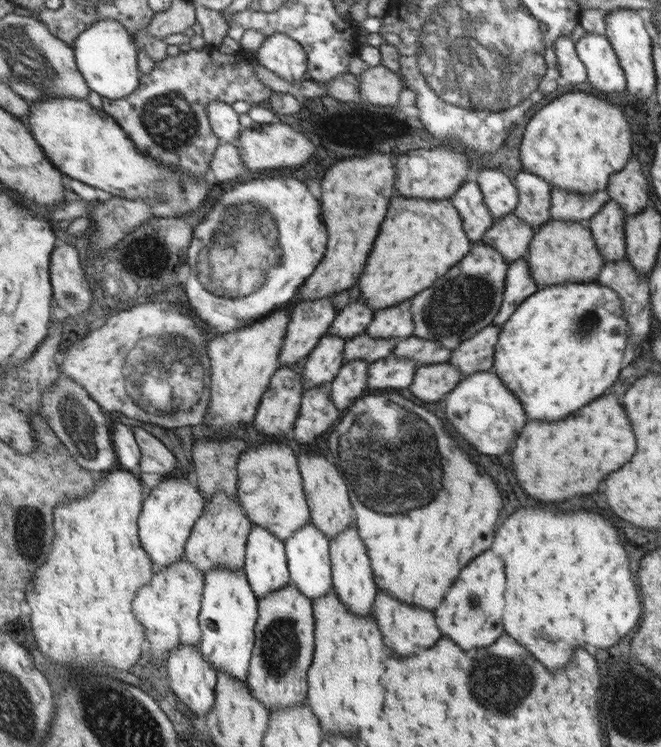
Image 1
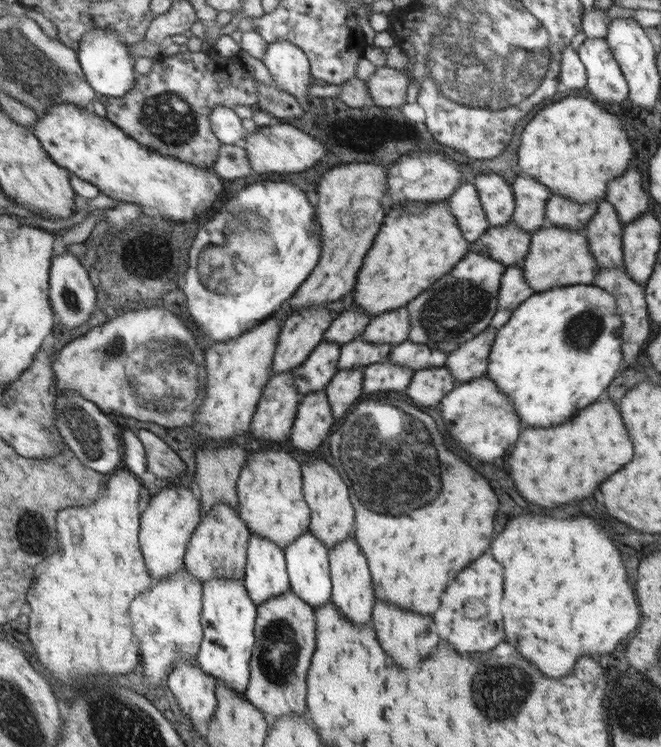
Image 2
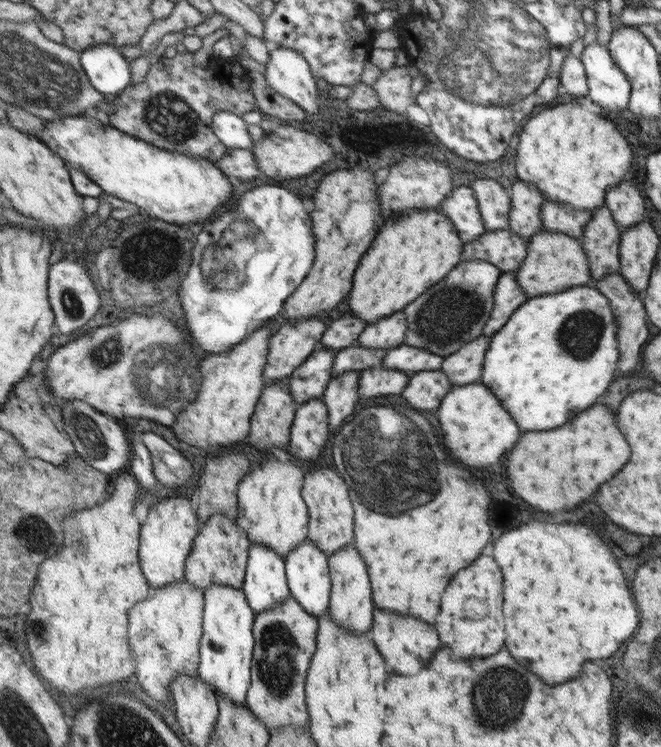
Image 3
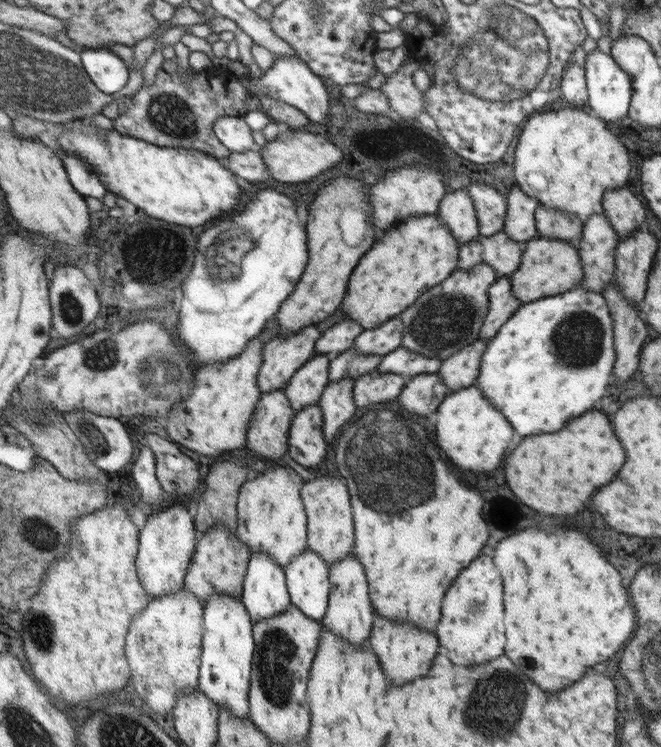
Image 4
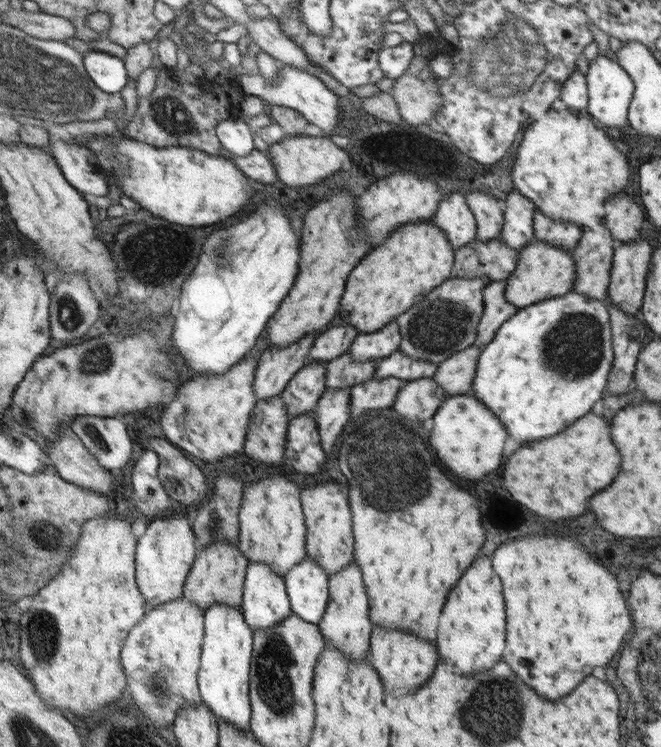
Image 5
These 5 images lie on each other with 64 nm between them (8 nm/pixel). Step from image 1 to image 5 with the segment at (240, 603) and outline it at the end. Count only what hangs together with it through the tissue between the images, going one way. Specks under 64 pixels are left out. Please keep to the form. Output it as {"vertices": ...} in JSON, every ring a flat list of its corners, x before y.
{"vertices":[[214,604,207,614,207,638,203,650,203,668,200,671,200,688,203,699,219,720,226,720,236,728,253,730,253,702,251,699,252,665,255,658,255,631,248,624,243,608,232,608,228,604]]}

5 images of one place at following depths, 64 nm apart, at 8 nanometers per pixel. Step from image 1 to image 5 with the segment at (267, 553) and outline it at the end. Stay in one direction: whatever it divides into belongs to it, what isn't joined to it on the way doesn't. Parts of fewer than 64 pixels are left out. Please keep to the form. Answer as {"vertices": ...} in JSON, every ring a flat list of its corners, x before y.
{"vertices":[[252,562,247,576,244,614,252,630,268,630,295,612,288,592,287,578,266,562]]}

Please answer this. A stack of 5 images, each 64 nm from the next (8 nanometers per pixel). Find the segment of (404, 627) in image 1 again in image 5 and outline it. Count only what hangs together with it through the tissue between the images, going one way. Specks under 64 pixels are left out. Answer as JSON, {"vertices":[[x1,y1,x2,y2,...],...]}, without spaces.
{"vertices":[[376,628,376,634,372,634,371,640,370,662,376,666,376,672,380,674,380,682,384,682,384,690,388,690,388,696,394,696,394,698,406,696,412,690,418,690,422,684,426,684,434,674,434,668,438,662,434,644,426,644,424,640,404,632,392,632,382,628]]}

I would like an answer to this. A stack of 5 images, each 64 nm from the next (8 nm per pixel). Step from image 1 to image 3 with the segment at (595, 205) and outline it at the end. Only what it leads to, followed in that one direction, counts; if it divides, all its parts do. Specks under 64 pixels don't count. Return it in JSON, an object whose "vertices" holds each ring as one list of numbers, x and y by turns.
{"vertices":[[545,200,540,209,542,229,550,232,562,232,572,238,583,238,583,232,593,214,588,210,574,210,568,204,558,204,552,200]]}

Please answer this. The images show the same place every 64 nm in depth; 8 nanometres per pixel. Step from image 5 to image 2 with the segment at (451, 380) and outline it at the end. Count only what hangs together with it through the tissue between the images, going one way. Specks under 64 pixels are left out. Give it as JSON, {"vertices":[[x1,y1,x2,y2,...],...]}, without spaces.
{"vertices":[[489,326,478,337,464,342,458,349,448,354,445,366,452,372,458,384,480,378,488,369,490,351,496,334,497,330]]}

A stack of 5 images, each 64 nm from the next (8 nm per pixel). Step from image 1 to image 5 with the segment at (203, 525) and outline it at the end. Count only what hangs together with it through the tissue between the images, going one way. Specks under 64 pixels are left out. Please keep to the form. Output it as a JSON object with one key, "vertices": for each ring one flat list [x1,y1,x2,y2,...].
{"vertices":[[216,542,212,546,204,546,200,549,198,560,188,578,185,596,192,602,196,602,205,612,214,604,228,604,232,608,243,608,251,562,247,553,240,547,228,542]]}

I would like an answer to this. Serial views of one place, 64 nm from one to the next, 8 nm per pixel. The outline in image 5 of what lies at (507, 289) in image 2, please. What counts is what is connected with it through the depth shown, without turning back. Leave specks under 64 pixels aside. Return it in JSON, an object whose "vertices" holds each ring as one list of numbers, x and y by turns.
{"vertices":[[507,281,490,282,483,291,486,304,484,304,484,314,480,317,478,337,475,340,478,348,485,347,494,339,494,334,501,326,517,313,518,308,505,300,506,285]]}

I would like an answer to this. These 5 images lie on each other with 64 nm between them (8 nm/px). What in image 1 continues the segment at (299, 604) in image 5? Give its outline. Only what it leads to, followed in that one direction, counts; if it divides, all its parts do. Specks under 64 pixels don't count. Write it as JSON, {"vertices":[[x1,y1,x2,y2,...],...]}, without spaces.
{"vertices":[[313,521,308,522,304,528,300,528,287,542,287,554,291,568,292,582,300,586,300,590,312,600,328,596,335,590,335,578,333,575,333,562,331,555,332,540,324,530,320,530]]}

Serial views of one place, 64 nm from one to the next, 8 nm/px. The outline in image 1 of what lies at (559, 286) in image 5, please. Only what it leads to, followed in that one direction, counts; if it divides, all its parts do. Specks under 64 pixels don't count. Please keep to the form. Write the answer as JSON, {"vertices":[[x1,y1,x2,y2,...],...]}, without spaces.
{"vertices":[[551,219,535,230,525,259,532,280,536,281,538,288,544,288,566,282,592,283,601,272,602,256,587,223]]}

